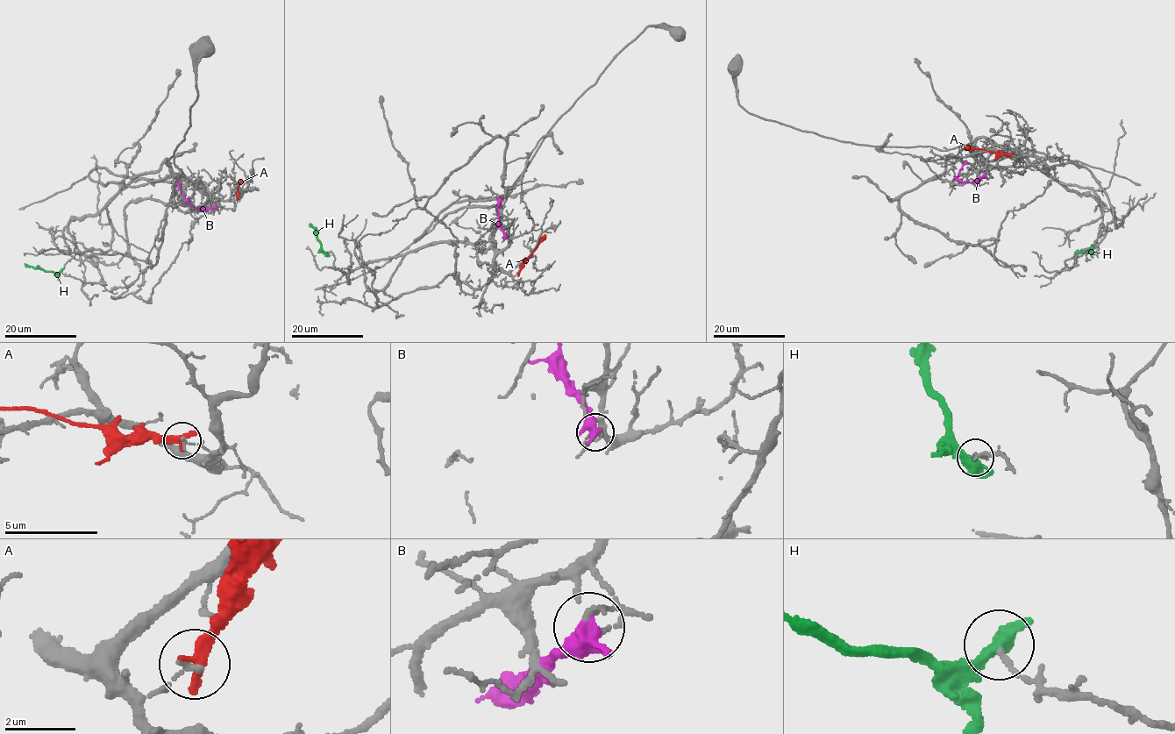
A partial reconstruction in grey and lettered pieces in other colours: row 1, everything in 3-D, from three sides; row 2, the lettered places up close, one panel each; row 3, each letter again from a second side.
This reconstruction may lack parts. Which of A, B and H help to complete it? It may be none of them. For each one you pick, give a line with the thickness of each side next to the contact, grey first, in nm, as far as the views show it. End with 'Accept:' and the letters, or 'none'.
Accept: none

